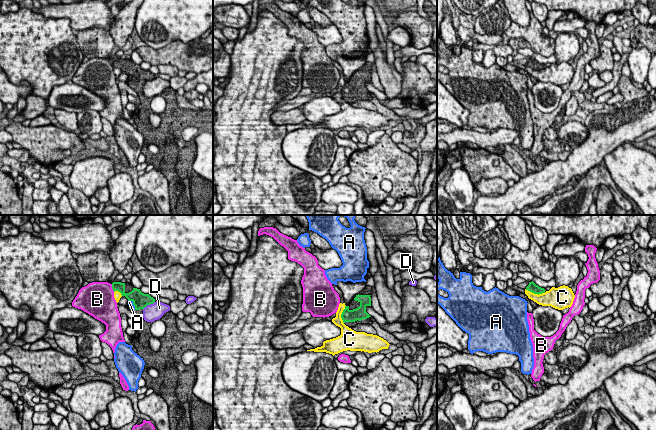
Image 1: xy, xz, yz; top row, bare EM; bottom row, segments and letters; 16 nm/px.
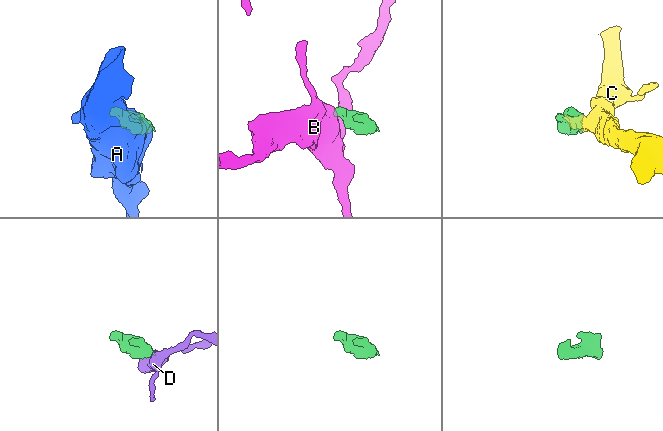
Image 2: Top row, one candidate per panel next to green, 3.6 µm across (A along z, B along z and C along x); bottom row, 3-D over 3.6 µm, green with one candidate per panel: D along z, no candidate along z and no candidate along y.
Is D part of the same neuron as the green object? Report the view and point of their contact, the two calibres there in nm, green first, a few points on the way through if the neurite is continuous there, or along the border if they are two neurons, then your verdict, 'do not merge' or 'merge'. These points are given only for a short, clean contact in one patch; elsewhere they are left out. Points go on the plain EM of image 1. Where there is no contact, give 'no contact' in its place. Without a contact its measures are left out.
xy (148, 80) | 260/280 nm | along xy (155, 78), (146, 81), (142, 85) | do not merge

